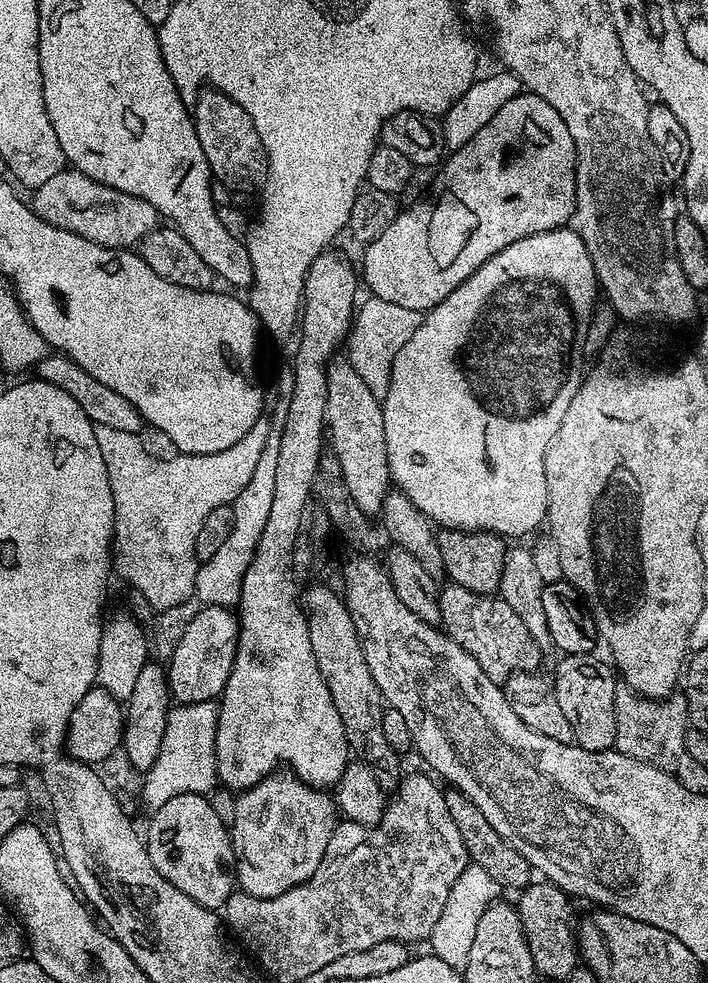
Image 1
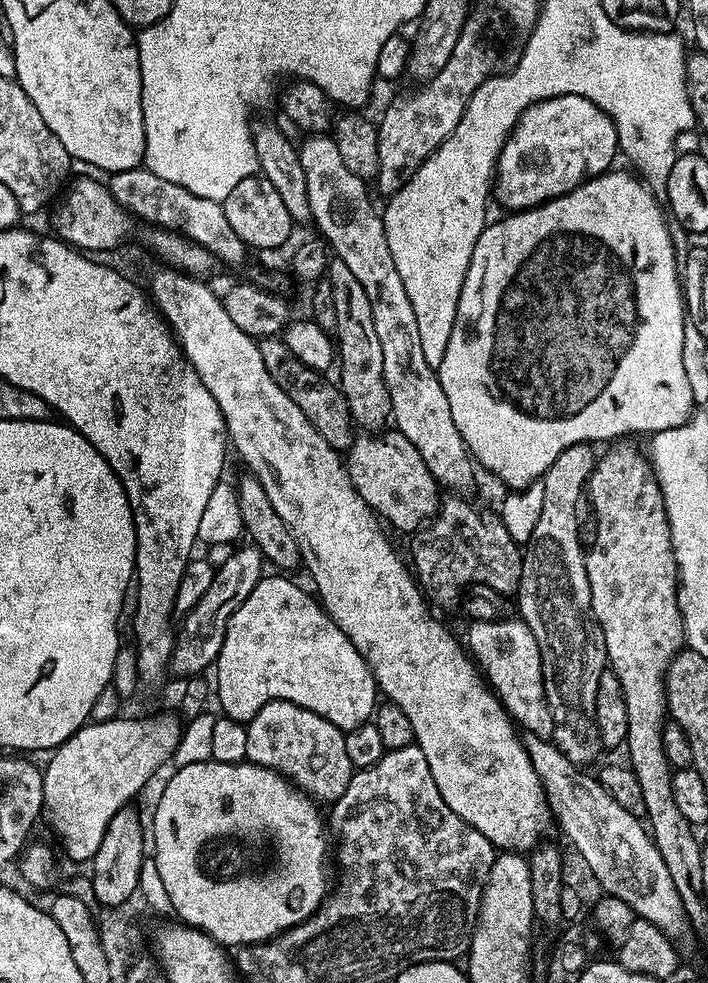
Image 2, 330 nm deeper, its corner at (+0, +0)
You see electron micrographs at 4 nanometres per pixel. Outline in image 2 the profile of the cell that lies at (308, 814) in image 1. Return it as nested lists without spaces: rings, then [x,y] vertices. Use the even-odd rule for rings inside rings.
[[[271,700],[254,714],[254,718],[247,721],[248,733],[246,734],[247,763],[261,764],[275,772],[281,772],[292,781],[295,787],[305,791],[317,802],[335,802],[350,786],[350,778],[353,774],[353,766],[350,757],[346,754],[346,735],[340,731],[334,722],[326,722],[314,710],[306,710],[289,700]]]

